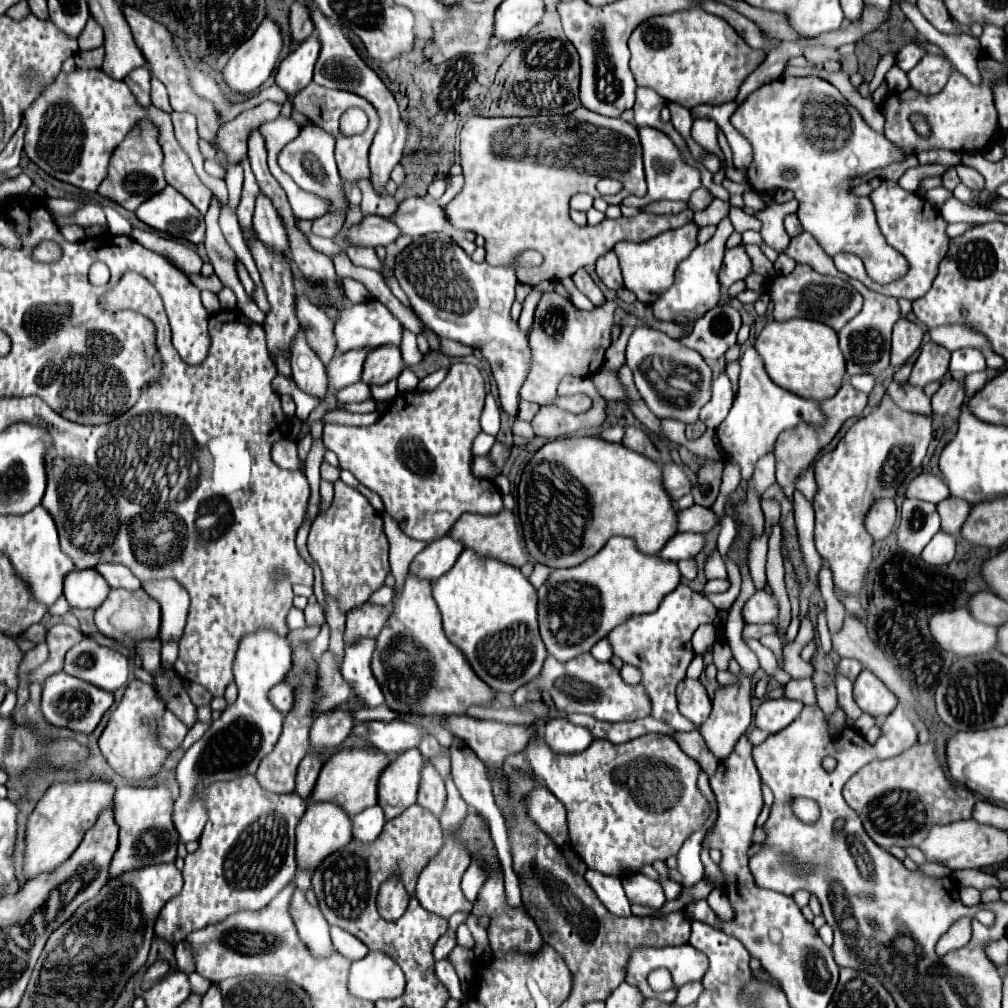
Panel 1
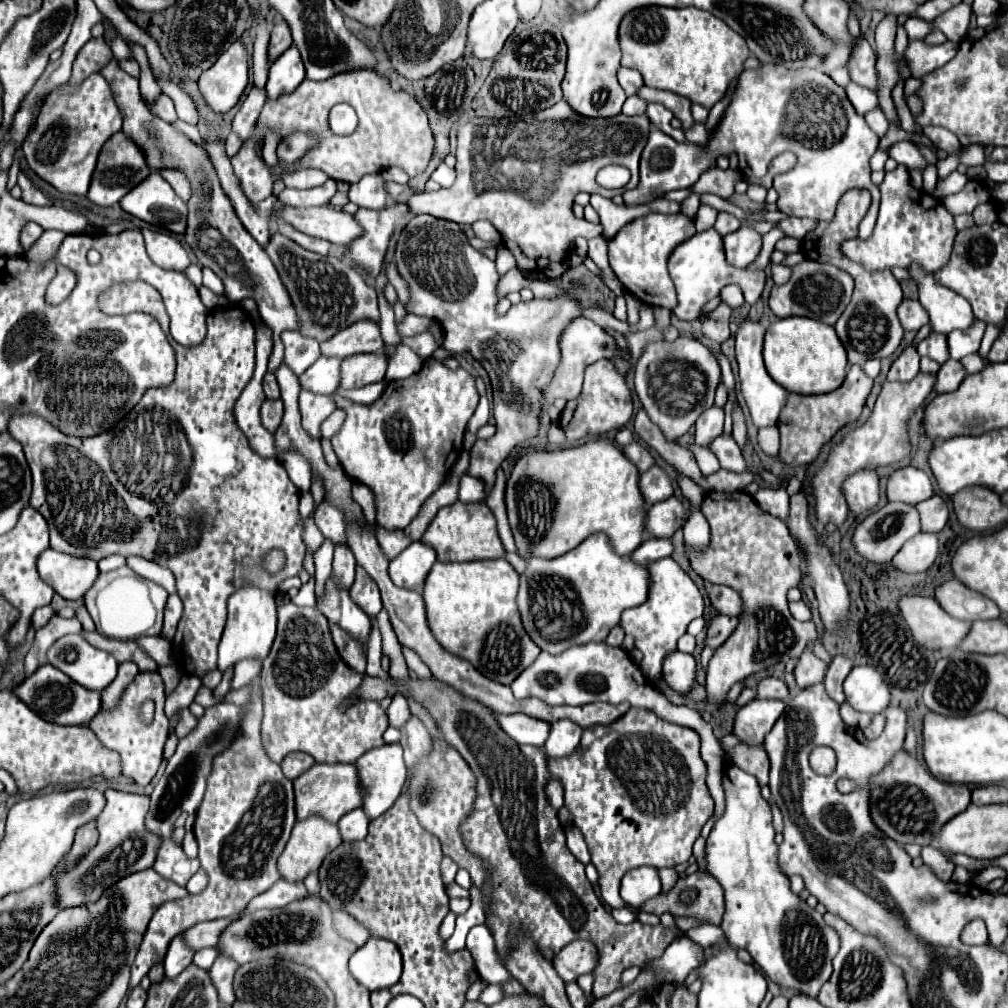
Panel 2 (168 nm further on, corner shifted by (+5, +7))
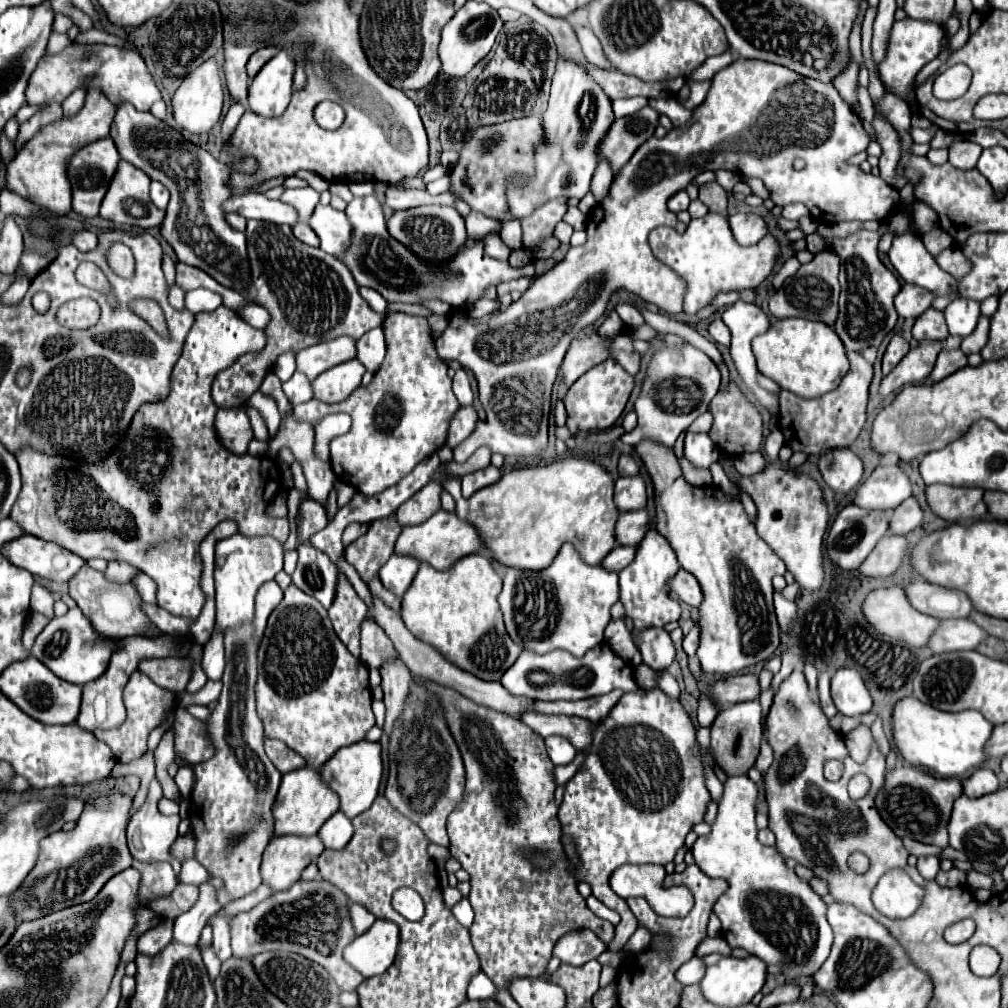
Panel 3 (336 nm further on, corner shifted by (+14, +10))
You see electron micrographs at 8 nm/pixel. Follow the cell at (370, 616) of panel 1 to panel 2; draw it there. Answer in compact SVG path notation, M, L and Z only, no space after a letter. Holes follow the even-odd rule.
M358 566L356 580L350 588L350 596L370 616L376 616L382 610L382 600L380 600L378 586L374 584L374 580L370 580L370 576L366 576L366 570L362 566Z

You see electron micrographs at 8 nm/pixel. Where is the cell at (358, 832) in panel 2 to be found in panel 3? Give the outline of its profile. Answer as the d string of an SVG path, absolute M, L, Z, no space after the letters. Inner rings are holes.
M337 811L323 823L319 837L321 841L325 841L327 849L343 849L353 837L353 823L345 813Z

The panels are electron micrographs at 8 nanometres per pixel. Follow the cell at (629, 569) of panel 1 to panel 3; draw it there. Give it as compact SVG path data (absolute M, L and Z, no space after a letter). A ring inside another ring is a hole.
M565 543L553 563L543 571L525 571L509 567L503 577L503 591L499 593L499 605L505 617L505 627L509 637L517 641L523 649L533 649L537 653L549 653L553 649L565 649L573 657L583 657L589 649L603 641L603 631L611 621L609 609L619 601L619 575L607 571L601 565L587 565L571 543Z

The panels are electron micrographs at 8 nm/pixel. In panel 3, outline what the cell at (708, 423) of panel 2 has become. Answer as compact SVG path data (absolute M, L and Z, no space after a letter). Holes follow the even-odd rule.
M709 433L685 435L685 457L697 467L709 467L719 457L719 449L713 445Z

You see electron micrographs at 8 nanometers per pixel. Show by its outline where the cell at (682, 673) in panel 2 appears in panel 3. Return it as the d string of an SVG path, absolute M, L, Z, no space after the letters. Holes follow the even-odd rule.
M645 629L645 633L633 633L633 639L643 655L643 663L655 671L665 671L675 661L675 645L665 629Z

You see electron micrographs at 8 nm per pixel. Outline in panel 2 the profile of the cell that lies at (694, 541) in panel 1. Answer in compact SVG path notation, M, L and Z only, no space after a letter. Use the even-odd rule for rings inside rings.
M650 538L650 540L644 540L640 544L640 548L630 554L630 558L634 558L634 562L638 562L642 566L648 566L650 562L664 558L664 556L670 556L670 554L672 554L672 542L670 540Z

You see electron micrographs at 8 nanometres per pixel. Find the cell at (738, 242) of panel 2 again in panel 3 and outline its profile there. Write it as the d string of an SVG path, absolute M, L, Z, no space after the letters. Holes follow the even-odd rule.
M737 213L729 217L729 227L735 241L743 247L759 243L767 235L765 221L755 213Z

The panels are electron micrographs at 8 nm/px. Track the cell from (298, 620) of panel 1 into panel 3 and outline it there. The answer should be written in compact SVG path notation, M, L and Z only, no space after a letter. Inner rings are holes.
M295 585L285 589L283 601L269 615L265 635L257 653L259 677L257 677L257 713L265 727L265 737L279 739L305 757L306 764L321 769L343 745L353 745L365 739L367 731L375 725L371 711L371 687L369 669L361 659L353 657L339 637L333 633L327 609L311 595L303 593Z

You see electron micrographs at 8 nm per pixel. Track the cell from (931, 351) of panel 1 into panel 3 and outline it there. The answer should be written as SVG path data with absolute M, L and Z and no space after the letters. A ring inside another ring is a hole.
M931 307L913 325L913 339L917 341L945 341L947 335L943 311L935 311Z

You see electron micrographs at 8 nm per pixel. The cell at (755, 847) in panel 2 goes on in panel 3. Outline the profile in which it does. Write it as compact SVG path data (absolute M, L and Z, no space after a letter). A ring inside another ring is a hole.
M735 775L729 777L723 787L725 791L711 833L697 837L691 847L695 863L705 875L729 883L727 891L713 907L723 923L721 933L733 949L741 947L767 965L783 967L781 973L789 983L795 983L801 977L811 977L829 957L833 943L833 931L825 919L827 905L811 891L809 883L801 881L795 871L787 869L775 847L759 843L759 829L755 825L759 791L755 783L747 775Z

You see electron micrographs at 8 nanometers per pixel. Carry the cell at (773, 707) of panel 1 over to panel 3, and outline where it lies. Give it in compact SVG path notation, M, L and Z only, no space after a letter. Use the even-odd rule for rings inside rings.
M759 699L735 703L735 705L729 705L727 709L719 711L717 719L713 721L711 753L715 757L715 763L727 775L741 775L741 773L747 773L753 767L753 763L759 755L761 739L763 739L763 711L761 711Z

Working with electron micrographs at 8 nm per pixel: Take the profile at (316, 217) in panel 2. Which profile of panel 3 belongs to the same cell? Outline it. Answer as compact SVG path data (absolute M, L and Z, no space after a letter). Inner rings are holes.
M249 193L249 197L237 197L237 201L233 201L233 197L225 203L225 211L237 211L241 213L245 219L259 219L259 221L269 221L269 223L285 223L289 227L293 227L299 221L297 211L283 203L283 201L271 201L265 199L261 193Z

